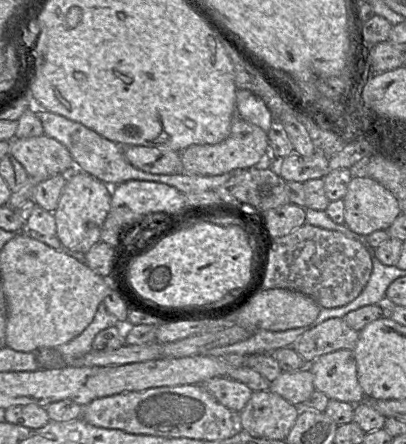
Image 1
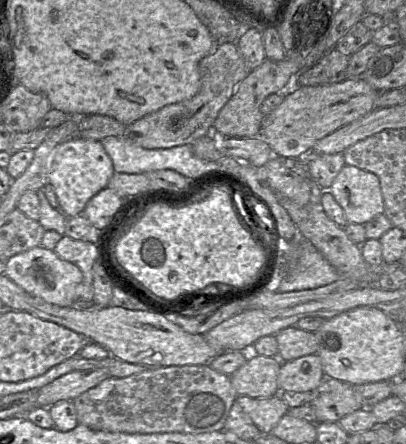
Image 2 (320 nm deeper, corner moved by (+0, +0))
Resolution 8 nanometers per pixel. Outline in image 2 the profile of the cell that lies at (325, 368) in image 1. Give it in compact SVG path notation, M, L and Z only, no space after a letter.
M306 355L282 362L278 374L280 392L312 392L325 378L319 355Z

